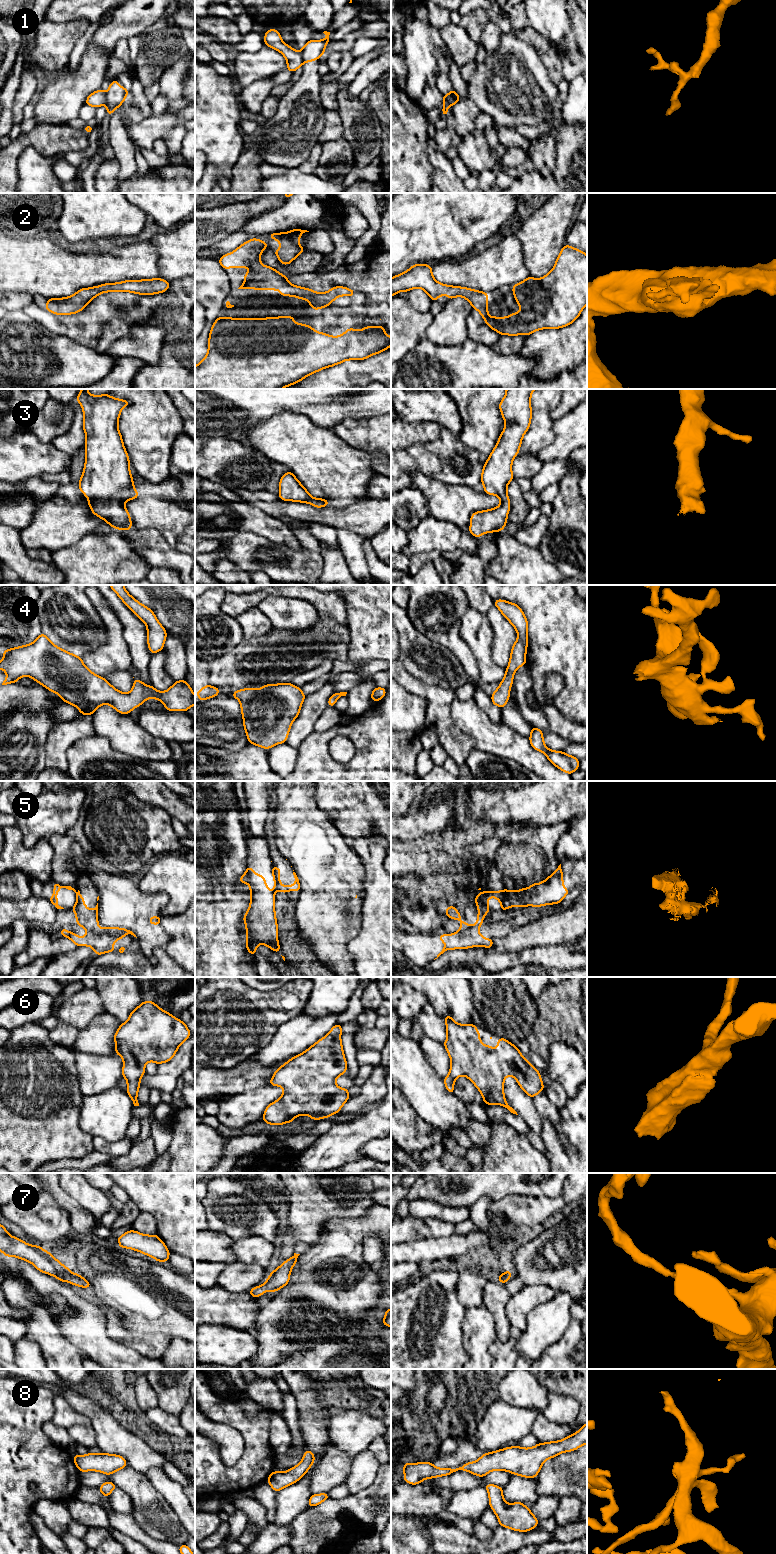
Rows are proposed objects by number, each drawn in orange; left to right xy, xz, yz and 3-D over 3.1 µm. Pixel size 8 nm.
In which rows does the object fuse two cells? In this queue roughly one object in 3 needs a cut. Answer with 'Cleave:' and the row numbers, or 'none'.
Cleave: 1, 5

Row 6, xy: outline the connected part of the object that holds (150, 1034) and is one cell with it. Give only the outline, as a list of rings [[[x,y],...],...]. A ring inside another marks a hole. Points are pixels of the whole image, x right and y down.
[[[153,1001],[142,1002],[130,1013],[129,1019],[120,1024],[114,1034],[116,1044],[114,1053],[123,1059],[122,1076],[127,1080],[127,1094],[134,1106],[139,1106],[137,1093],[140,1088],[140,1079],[145,1074],[145,1065],[150,1061],[160,1065],[172,1060],[180,1045],[191,1034],[185,1023],[158,1007]]]

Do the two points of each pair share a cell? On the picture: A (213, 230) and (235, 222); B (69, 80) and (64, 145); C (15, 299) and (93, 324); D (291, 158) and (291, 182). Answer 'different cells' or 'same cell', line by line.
A: same cell
B: different cells
C: different cells
D: different cells

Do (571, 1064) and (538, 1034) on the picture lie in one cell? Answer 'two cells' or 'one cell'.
two cells

